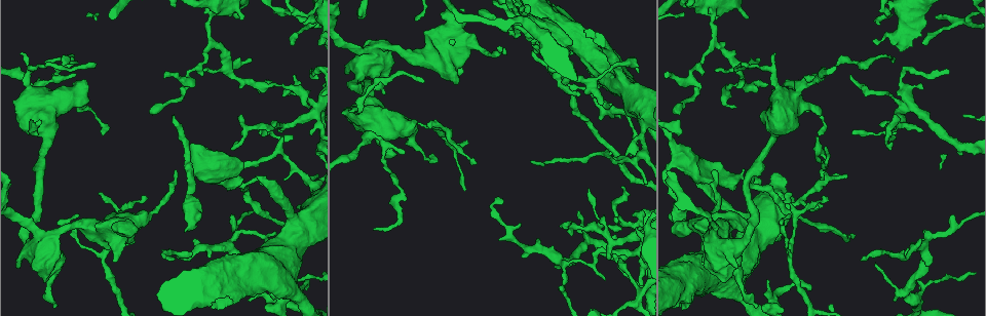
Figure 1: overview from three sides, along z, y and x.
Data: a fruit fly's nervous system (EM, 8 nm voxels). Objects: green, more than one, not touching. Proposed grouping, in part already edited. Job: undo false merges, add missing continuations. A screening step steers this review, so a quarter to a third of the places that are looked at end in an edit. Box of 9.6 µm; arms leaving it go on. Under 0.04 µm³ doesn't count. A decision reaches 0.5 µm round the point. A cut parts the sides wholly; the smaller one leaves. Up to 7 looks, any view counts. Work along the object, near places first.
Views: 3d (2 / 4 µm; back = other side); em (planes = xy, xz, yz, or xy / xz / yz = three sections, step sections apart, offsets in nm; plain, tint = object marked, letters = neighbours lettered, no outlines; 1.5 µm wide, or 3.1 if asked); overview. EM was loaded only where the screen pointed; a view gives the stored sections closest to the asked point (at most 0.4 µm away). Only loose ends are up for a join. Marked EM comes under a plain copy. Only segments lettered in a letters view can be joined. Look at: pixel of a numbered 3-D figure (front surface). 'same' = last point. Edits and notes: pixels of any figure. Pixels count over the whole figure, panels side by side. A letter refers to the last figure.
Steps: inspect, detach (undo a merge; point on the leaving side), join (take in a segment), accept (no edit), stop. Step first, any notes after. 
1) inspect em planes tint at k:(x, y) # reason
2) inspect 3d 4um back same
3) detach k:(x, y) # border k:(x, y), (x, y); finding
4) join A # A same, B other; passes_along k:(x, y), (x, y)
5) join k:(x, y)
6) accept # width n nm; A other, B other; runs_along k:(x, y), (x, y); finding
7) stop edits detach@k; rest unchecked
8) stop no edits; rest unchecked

inspect 3d 2um at 1:(475, 161) # branch stops here

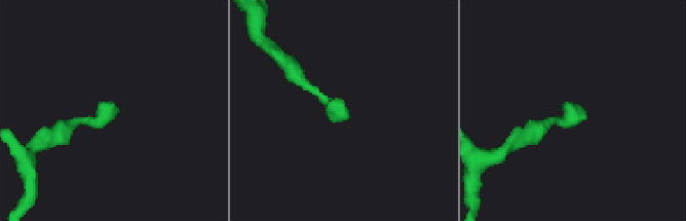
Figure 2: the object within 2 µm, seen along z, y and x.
inspect em xz step 8 tint at 2:(347, 110)

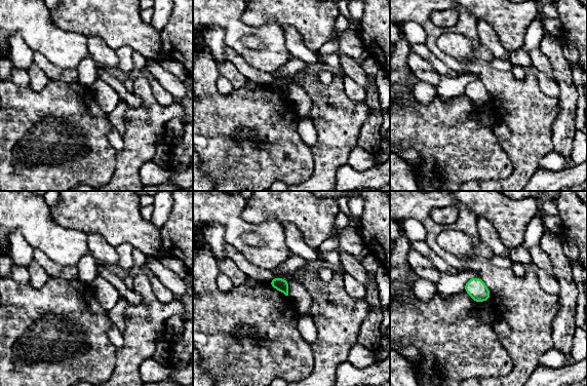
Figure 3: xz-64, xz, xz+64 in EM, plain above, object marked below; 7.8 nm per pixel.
inspect em xy step 4 letters same

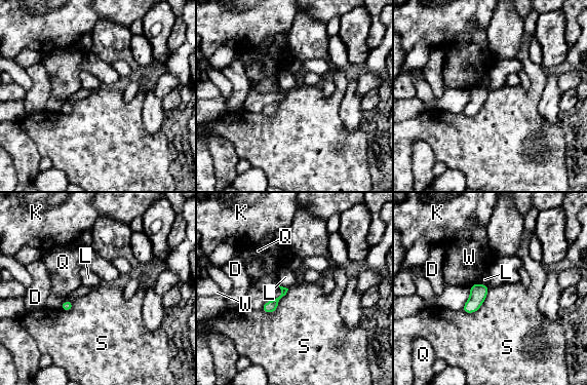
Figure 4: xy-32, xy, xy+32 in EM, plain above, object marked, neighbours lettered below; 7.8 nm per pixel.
accept # D other, K other, L other, Q other, S other, W other; border 4:(490, 287), (475, 311), (462, 310); no lettered segment goes on from it

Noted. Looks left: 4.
inspect em xy step 4 tint at 1:(255, 176) # branch stops here

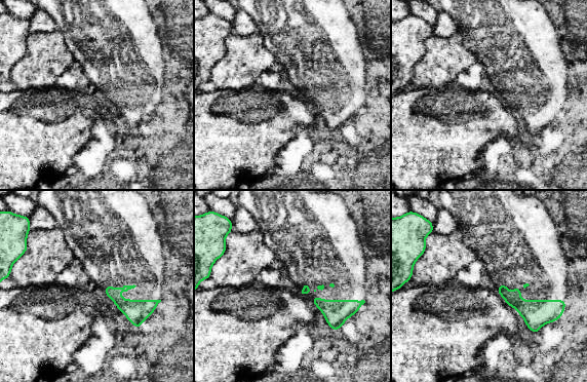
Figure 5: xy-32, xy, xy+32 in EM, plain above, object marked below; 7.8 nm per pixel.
inspect em planes letters same # another direction

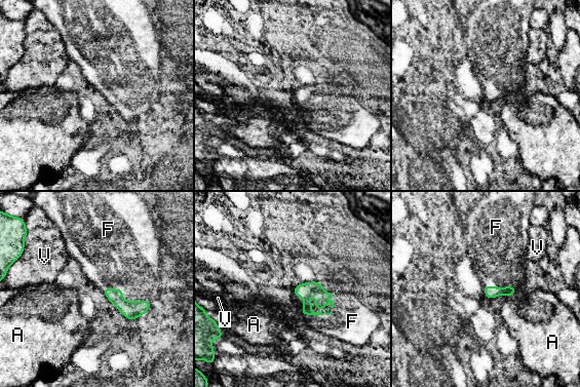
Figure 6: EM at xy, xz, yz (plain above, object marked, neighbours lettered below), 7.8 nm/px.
join F # A other, F same, V other; the cell continues

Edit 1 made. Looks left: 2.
stop edits join@6; rest unchecked

